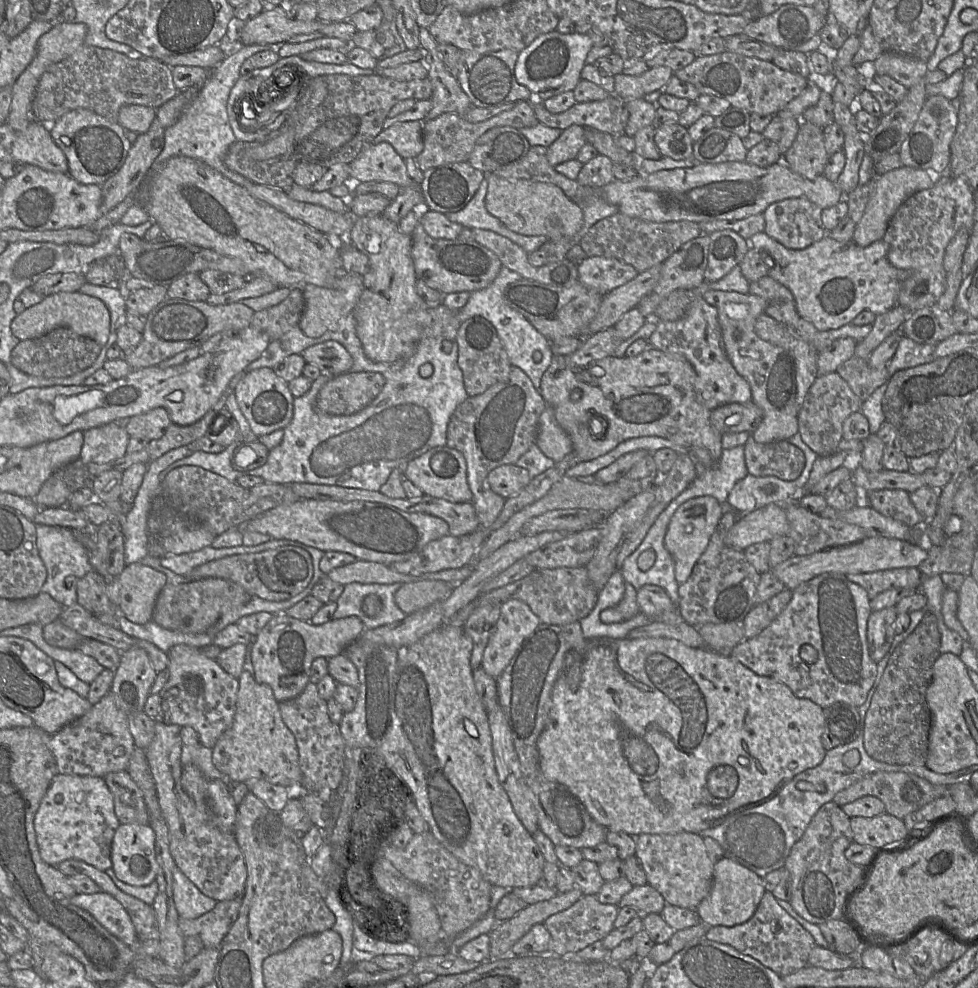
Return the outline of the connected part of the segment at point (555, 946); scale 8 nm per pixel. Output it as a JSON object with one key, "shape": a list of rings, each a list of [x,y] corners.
{"shape":[[[583,895],[572,906],[558,912],[544,922],[550,933],[550,952],[560,957],[569,957],[587,946],[603,939],[614,929],[618,905],[601,903],[595,895]]]}

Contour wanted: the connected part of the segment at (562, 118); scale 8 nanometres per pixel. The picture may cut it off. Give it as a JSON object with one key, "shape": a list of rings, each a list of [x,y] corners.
{"shape":[[[610,94],[607,98],[597,101],[576,102],[568,110],[553,114],[549,112],[542,100],[530,96],[535,115],[539,121],[551,128],[564,130],[571,125],[580,125],[586,129],[595,129],[619,136],[625,133],[629,119],[626,102]]]}

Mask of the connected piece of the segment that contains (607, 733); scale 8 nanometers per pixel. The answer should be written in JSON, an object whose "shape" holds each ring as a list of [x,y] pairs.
{"shape":[[[668,638],[586,639],[581,650],[566,655],[565,667],[551,694],[550,720],[541,733],[537,748],[543,776],[566,786],[586,807],[590,816],[608,831],[641,834],[698,834],[722,823],[736,810],[759,807],[770,800],[796,775],[818,766],[826,750],[822,745],[824,710],[806,698],[796,697],[782,682],[760,676],[735,660],[707,647],[692,648]]]}

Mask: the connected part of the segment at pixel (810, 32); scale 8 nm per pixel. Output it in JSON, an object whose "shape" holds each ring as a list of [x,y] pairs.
{"shape":[[[785,4],[769,15],[760,16],[749,23],[742,34],[779,49],[795,49],[819,33],[828,16],[818,13],[813,6]]]}

